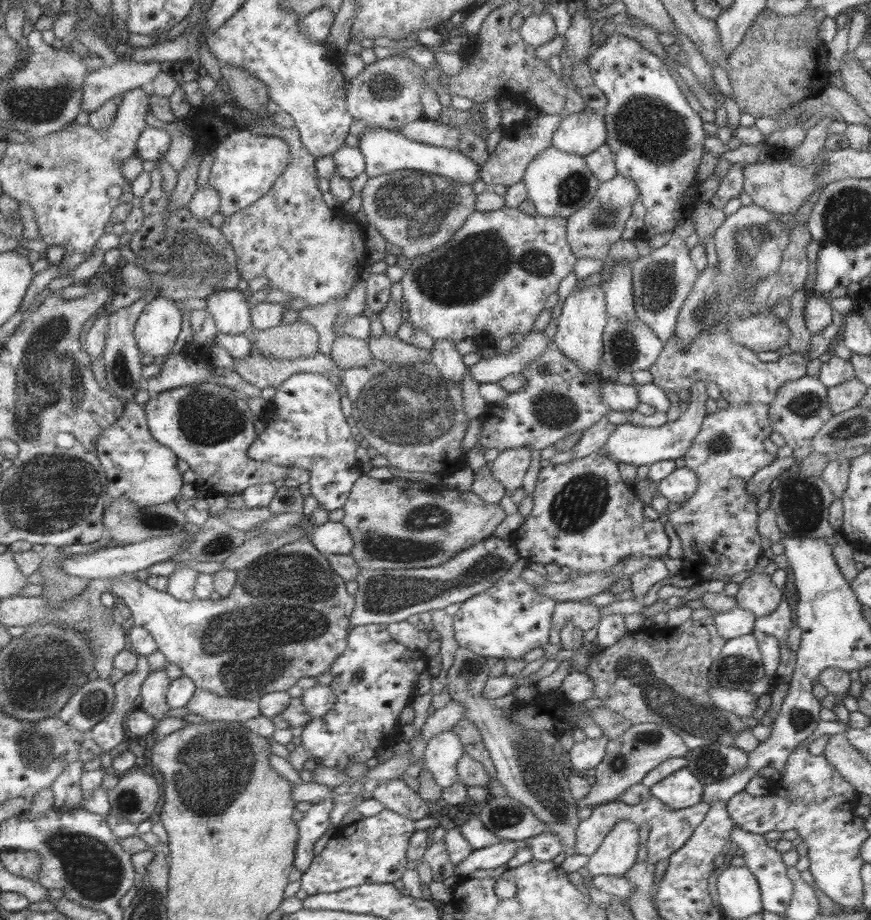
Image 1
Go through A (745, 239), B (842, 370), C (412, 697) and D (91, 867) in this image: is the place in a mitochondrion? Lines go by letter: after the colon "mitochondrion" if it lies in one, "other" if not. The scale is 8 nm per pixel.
A: mitochondrion
B: other
C: other
D: mitochondrion

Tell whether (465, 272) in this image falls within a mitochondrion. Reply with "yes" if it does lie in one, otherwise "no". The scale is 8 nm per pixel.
yes

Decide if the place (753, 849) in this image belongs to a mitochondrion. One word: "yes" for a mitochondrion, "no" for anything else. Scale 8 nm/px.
no

